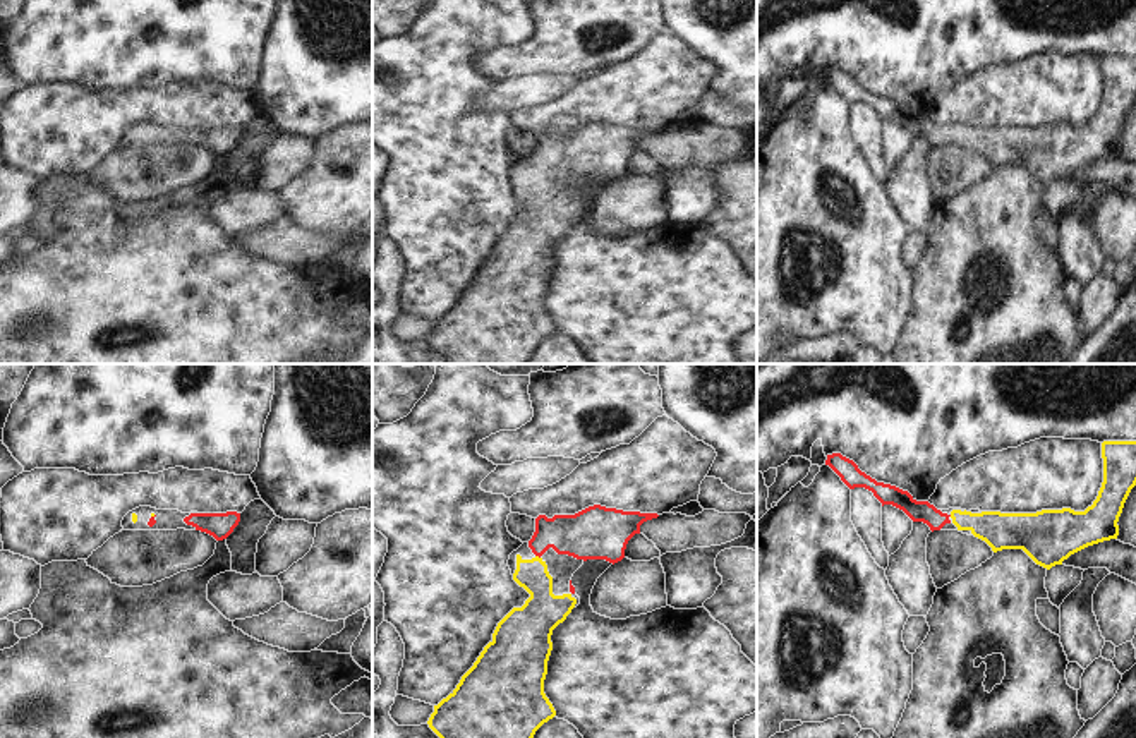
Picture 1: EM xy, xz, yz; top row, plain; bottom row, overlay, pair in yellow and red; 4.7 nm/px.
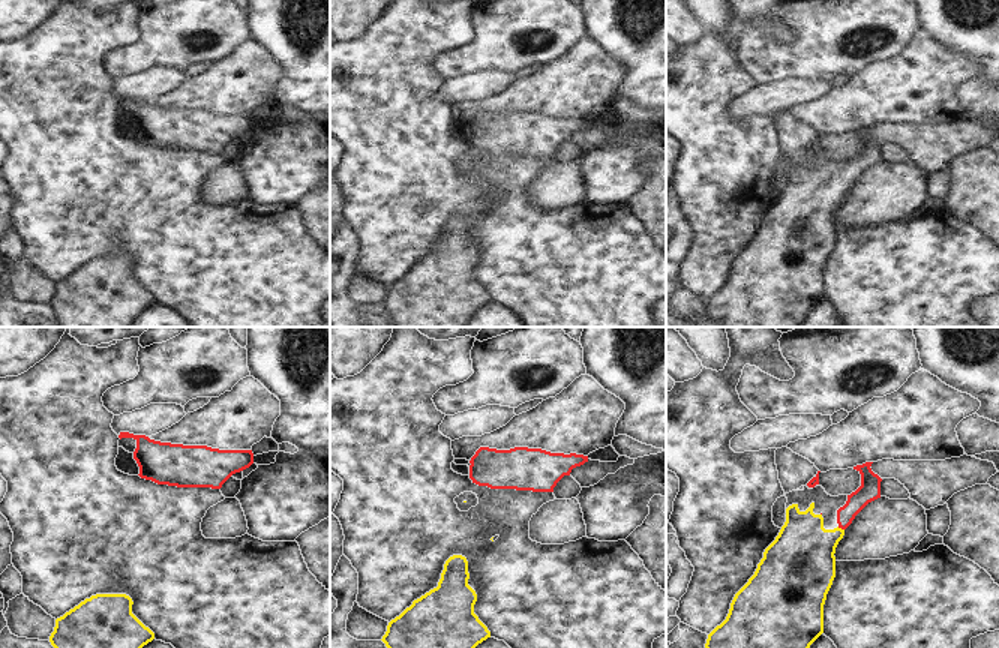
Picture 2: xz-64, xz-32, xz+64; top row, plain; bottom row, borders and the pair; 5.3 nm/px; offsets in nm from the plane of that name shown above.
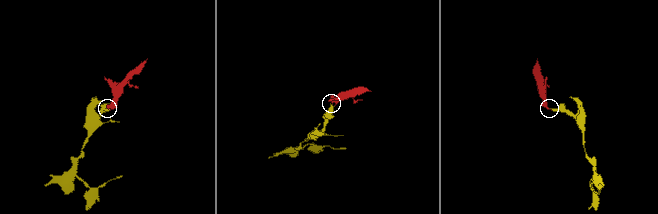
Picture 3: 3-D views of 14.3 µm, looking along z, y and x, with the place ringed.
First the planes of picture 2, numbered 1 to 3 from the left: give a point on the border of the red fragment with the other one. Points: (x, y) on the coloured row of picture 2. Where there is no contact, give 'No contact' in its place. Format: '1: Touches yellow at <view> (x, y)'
1: No contact
2: No contact
3: Touches yellow at xz+64 (840, 528).

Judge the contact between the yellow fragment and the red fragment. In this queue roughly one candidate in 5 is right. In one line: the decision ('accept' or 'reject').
accept

